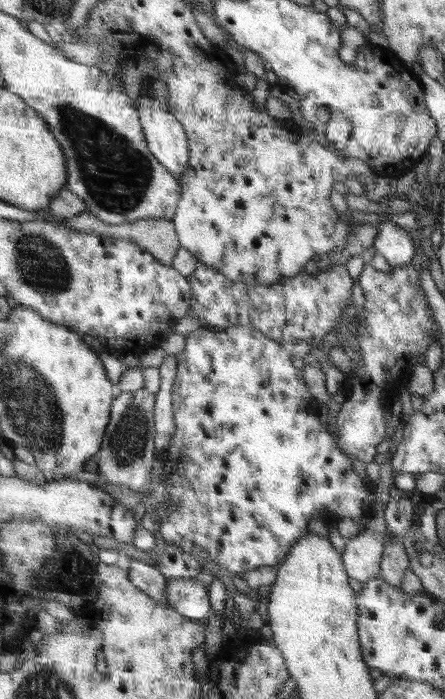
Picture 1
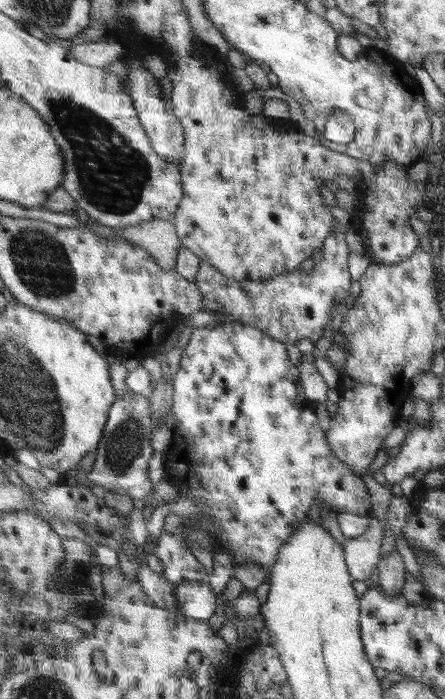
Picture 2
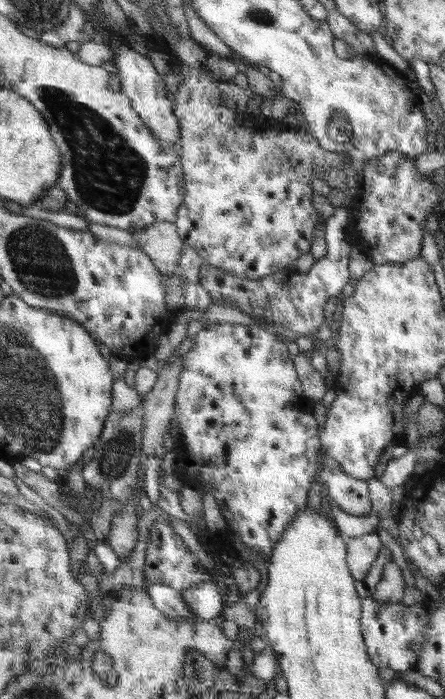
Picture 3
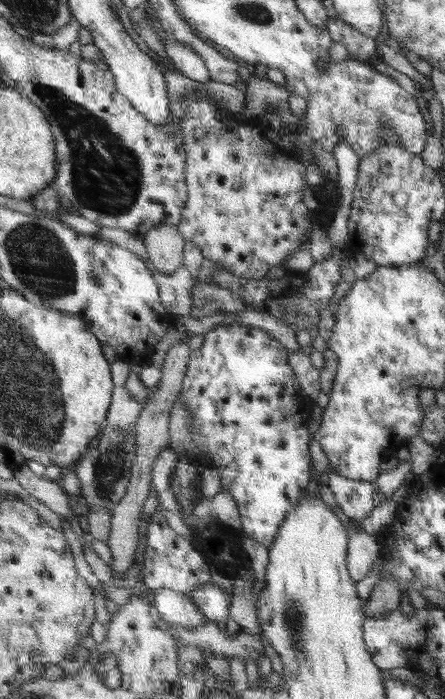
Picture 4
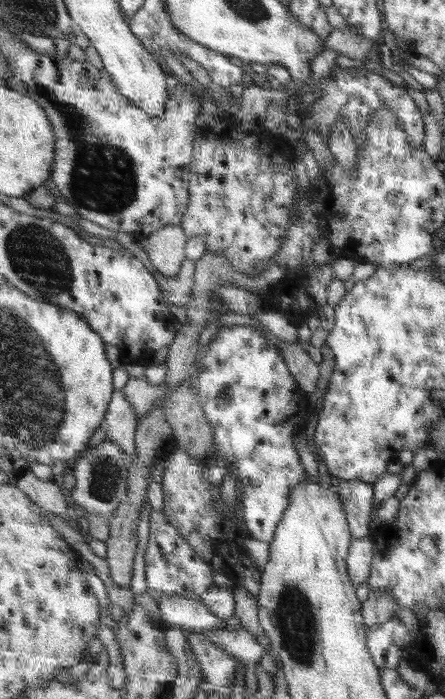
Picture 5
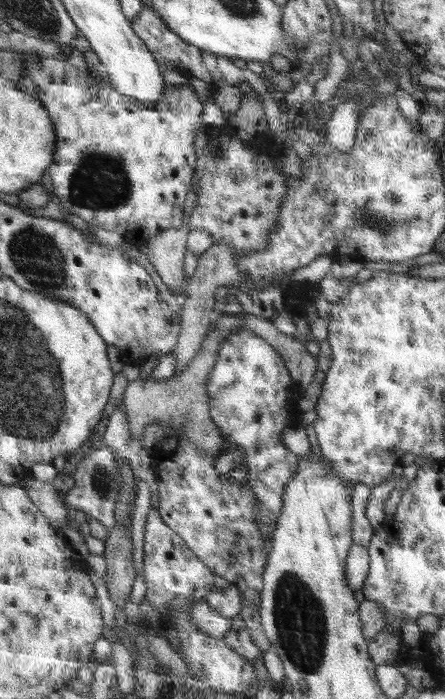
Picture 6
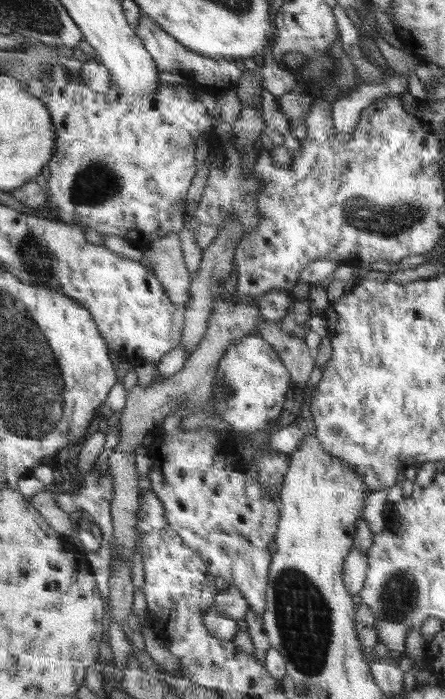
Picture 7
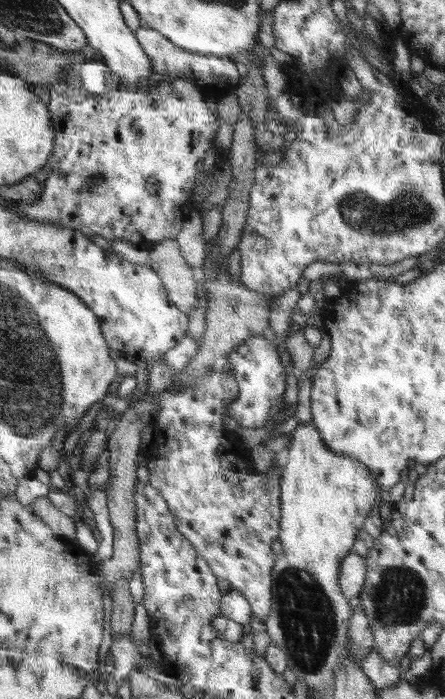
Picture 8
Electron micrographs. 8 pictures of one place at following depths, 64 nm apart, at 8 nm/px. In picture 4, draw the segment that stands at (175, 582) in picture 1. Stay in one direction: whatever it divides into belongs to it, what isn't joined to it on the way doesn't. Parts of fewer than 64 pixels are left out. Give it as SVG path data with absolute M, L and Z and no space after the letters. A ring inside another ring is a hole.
M213 584L196 588L188 594L196 609L208 621L225 622L230 618L231 602L224 590Z

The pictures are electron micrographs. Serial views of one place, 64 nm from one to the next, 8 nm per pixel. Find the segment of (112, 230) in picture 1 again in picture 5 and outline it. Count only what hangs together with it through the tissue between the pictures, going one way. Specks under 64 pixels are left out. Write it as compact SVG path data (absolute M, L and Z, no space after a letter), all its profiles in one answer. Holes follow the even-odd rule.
M164 226L151 233L142 243L148 256L150 267L164 277L174 277L180 272L184 260L184 244L186 235L180 226Z

